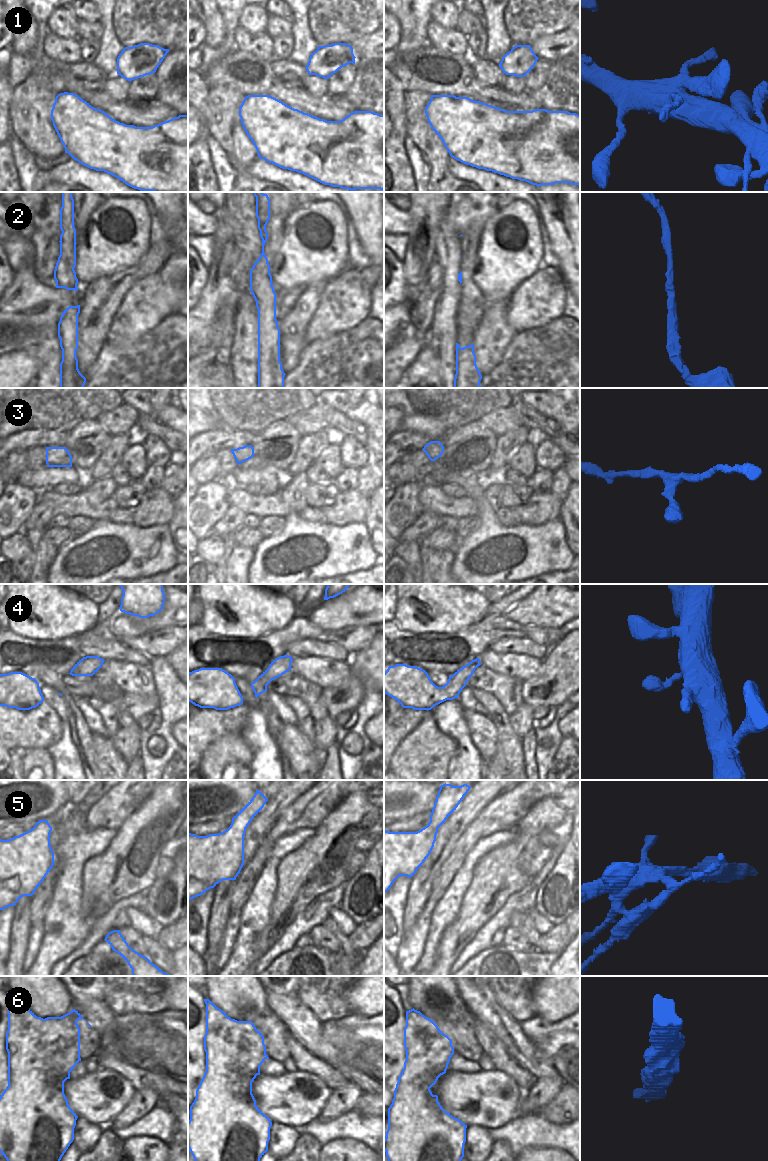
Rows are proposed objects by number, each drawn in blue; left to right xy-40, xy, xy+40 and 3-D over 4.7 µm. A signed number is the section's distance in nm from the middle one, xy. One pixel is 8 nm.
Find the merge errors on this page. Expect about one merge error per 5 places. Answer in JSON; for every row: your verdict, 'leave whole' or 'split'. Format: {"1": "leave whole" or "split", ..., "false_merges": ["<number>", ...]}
{"1": "leave whole", "2": "leave whole", "3": "leave whole", "4": "leave whole", "5": "split", "6": "leave whole", "false_merges": ["5"]}

